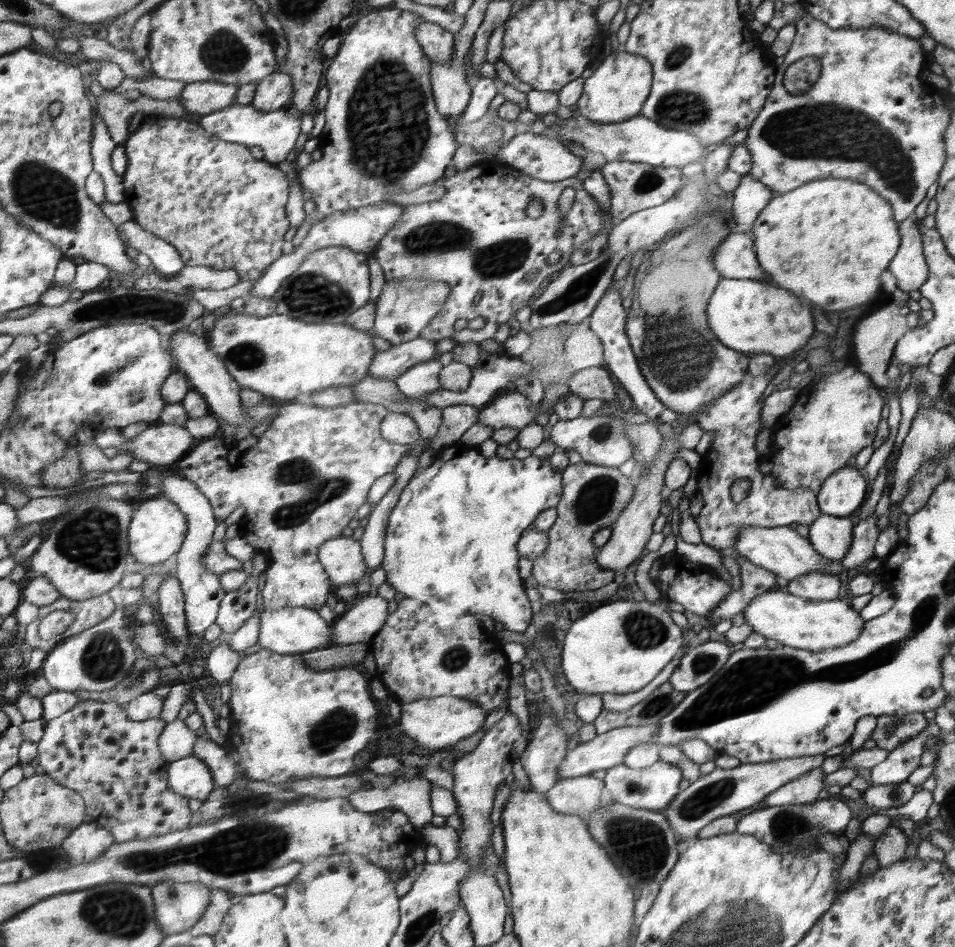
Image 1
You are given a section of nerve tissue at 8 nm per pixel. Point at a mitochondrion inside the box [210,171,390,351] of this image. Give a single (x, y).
(310, 294)

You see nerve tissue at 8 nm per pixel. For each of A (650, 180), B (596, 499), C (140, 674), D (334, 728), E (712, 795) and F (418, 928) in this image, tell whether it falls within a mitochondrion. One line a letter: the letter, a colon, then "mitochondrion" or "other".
A: mitochondrion
B: mitochondrion
C: mitochondrion
D: mitochondrion
E: mitochondrion
F: mitochondrion

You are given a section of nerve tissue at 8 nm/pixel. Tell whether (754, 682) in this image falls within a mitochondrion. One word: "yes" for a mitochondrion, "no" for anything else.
yes

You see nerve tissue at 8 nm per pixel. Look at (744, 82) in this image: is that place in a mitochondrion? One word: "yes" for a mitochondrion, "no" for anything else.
no

